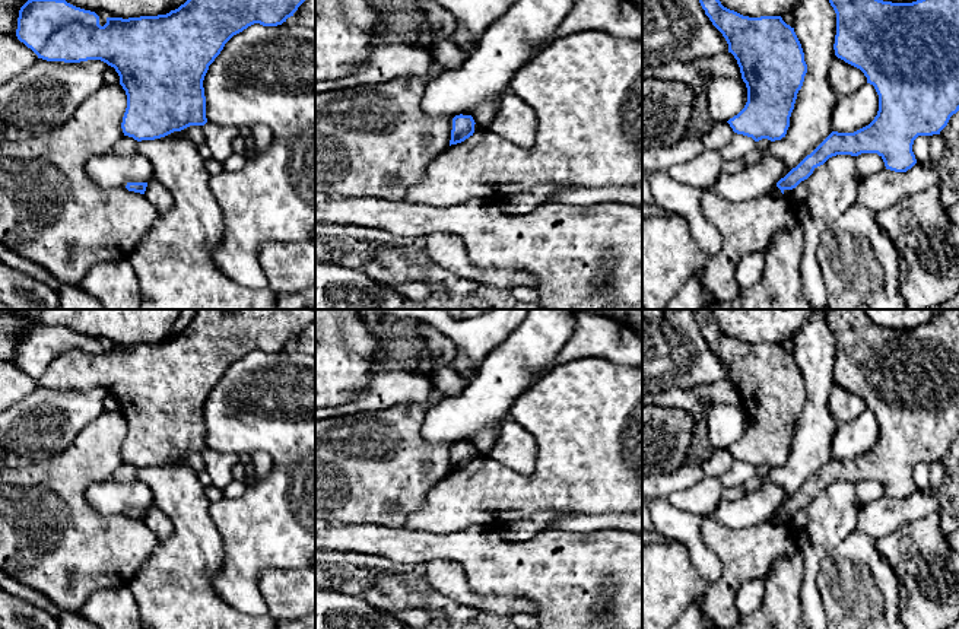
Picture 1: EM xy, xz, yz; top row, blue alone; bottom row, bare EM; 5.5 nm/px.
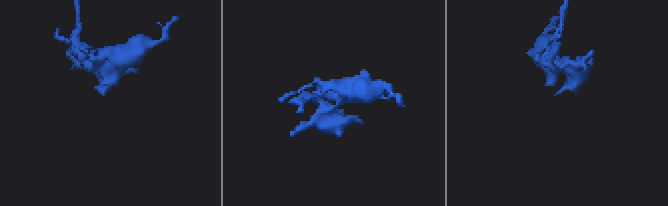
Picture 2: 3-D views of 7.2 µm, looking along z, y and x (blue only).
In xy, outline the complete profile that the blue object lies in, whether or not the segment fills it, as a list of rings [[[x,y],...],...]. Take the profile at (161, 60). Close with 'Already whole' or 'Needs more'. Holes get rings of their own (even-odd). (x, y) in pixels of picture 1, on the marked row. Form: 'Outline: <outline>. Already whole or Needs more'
Outline: [[[28,0],[19,10],[16,36],[38,58],[47,61],[80,63],[101,60],[114,67],[127,95],[127,108],[121,128],[124,136],[137,142],[155,140],[190,126],[204,126],[206,96],[203,80],[209,66],[225,44],[254,23],[277,26],[293,16],[305,0],[187,0],[166,15],[140,18],[107,18],[104,26],[95,12],[76,7],[66,0]]]. Already whole

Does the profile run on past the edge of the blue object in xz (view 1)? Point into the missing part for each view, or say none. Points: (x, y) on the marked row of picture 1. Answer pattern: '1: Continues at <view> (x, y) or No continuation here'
1: No continuation here

